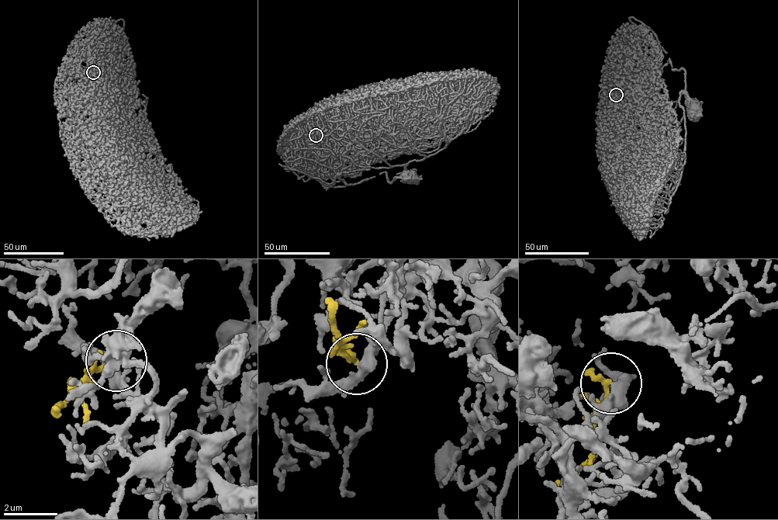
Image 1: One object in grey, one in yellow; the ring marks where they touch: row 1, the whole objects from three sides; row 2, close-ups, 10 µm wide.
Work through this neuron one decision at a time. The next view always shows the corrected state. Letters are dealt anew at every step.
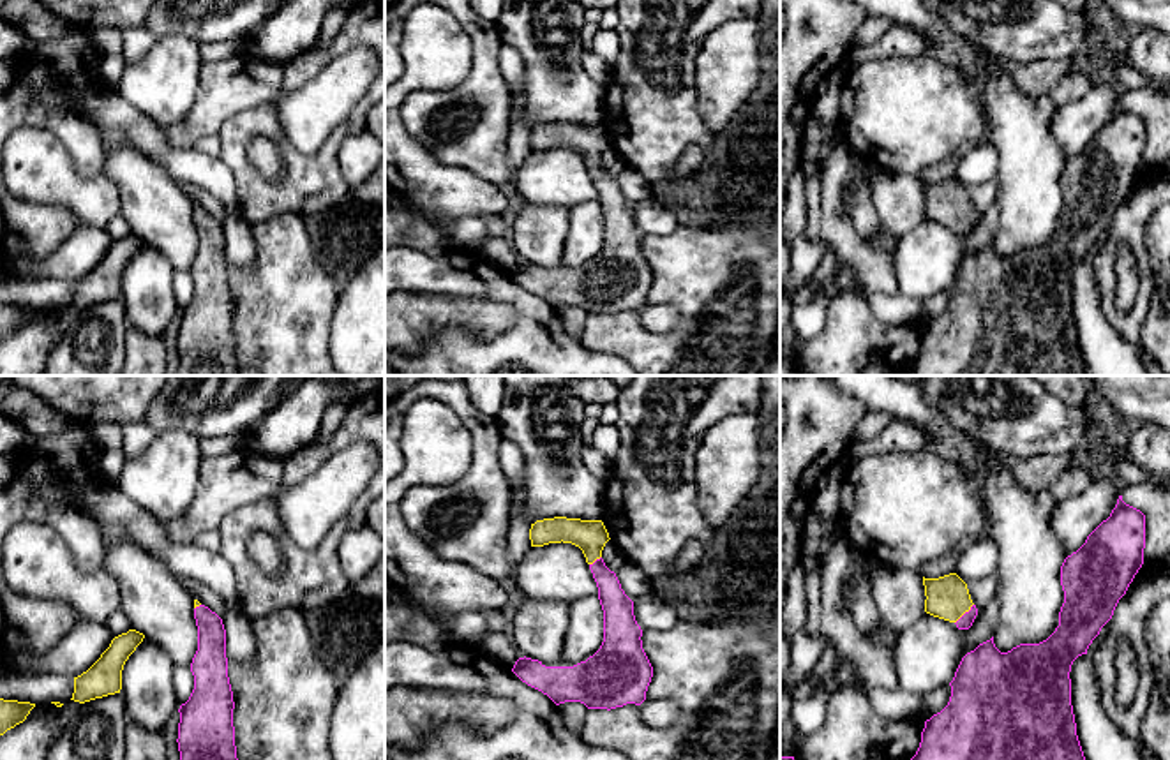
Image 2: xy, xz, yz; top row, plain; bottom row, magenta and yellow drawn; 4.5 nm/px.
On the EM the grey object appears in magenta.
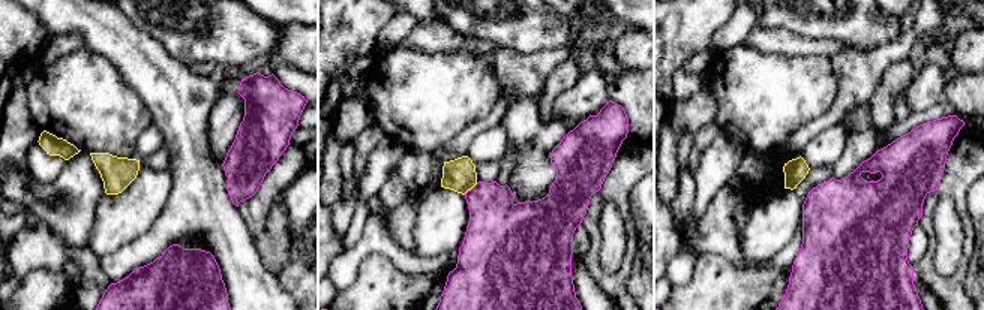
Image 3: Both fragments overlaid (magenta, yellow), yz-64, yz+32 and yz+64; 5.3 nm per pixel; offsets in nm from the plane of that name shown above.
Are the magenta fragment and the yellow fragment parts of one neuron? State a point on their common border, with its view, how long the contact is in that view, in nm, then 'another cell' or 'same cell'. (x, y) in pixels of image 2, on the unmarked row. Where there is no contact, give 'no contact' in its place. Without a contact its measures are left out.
yz (964, 219) | 130 nm | same cell

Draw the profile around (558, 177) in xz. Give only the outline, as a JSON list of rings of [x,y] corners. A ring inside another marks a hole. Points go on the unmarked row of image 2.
[[[572,148],[531,152],[517,171],[517,192],[526,203],[565,206],[598,201],[582,155]]]

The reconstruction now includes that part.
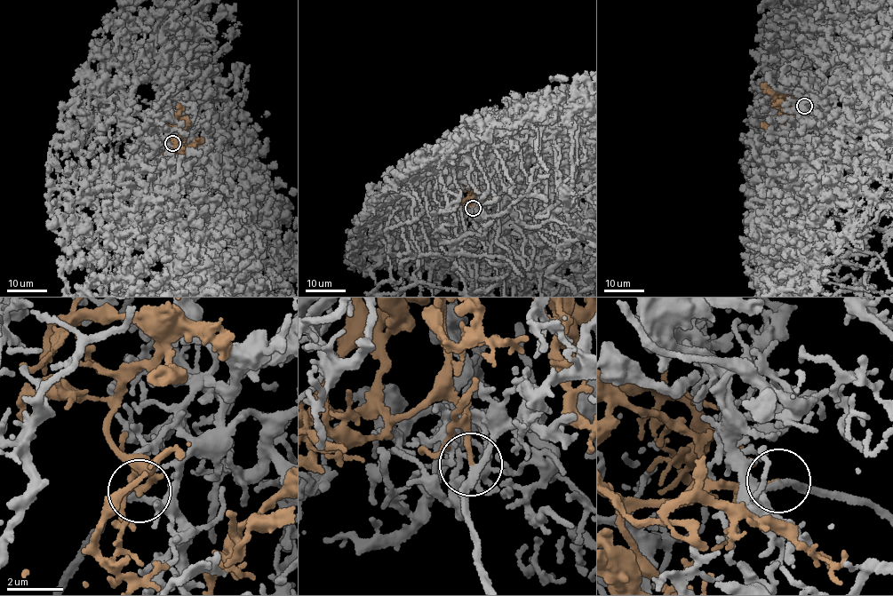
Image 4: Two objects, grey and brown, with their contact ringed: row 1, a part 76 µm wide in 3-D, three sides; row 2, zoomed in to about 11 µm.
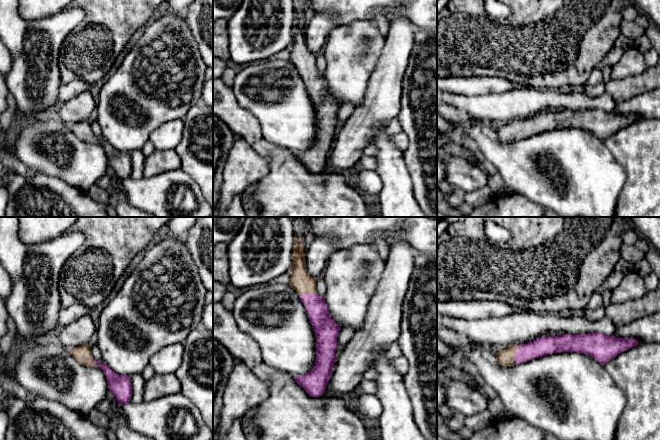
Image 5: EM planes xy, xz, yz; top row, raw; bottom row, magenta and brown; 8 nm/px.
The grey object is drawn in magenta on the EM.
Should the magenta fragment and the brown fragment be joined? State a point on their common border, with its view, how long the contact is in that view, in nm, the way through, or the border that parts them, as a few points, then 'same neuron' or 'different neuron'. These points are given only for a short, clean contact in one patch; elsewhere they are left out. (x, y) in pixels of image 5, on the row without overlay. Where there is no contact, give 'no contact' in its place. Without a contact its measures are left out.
contact yz (516, 130); length 170 nm; way yz (542, 122), (516, 130), (505, 133); same neuron

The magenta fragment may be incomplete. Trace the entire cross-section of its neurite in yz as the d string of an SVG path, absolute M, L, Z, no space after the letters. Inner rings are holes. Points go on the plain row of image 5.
M600 109L563 110L540 113L527 120L512 120L495 130L501 142L508 143L558 128L577 128L605 141L620 129L639 121L636 115L617 114Z

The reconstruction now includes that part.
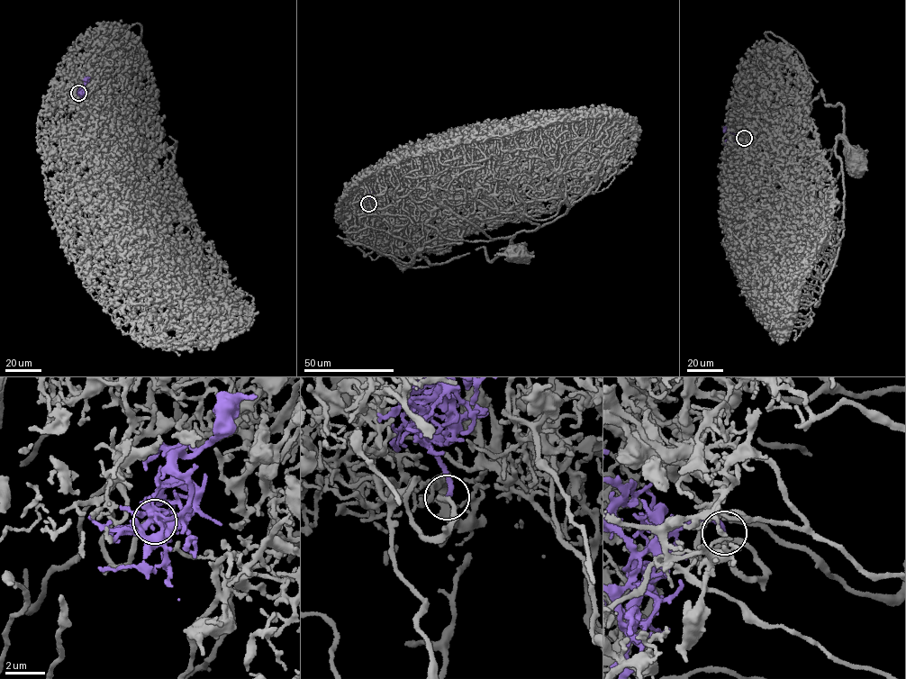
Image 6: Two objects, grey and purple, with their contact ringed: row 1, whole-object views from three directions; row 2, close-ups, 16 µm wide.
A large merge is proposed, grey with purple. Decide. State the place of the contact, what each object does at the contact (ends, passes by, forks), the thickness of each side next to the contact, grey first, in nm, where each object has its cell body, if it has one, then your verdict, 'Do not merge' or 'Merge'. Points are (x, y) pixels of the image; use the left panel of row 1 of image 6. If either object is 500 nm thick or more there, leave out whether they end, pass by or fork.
Place: (78, 93). At the ring grey ends. At the ring purple ends. Thickness 200 nm (grey) against 240 nm. Soma of grey: (168, 203). Soma of purple: none. Merge

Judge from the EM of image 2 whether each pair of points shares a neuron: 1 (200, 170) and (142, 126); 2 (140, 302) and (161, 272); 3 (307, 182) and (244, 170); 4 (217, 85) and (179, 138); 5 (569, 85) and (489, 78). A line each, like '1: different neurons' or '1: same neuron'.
1: same neuron
2: same neuron
3: same neuron
4: same neuron
5: different neurons

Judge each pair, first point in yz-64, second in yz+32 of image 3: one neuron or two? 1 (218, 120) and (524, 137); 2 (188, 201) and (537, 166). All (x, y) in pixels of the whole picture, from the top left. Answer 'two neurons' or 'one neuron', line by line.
1: two neurons
2: one neuron

